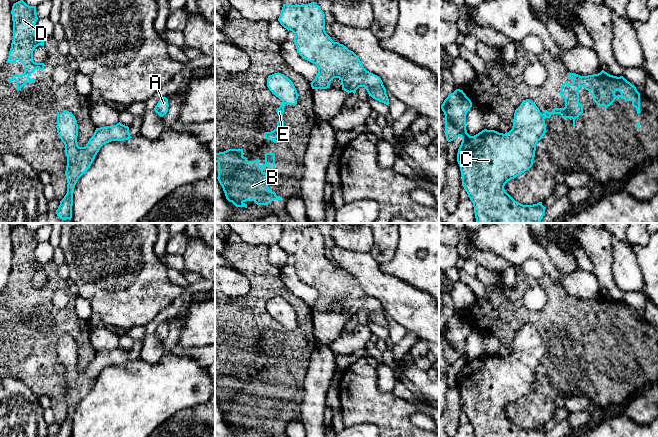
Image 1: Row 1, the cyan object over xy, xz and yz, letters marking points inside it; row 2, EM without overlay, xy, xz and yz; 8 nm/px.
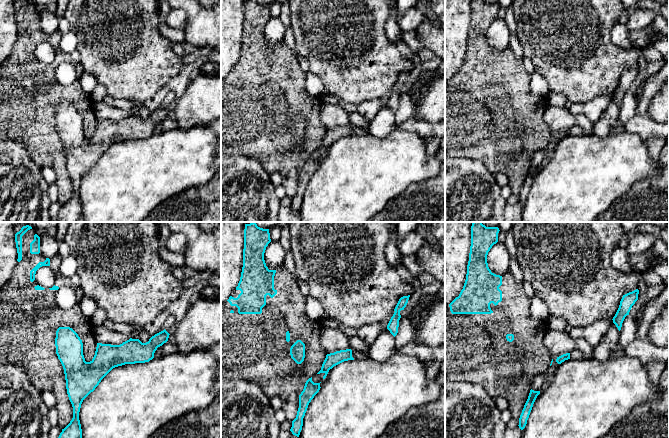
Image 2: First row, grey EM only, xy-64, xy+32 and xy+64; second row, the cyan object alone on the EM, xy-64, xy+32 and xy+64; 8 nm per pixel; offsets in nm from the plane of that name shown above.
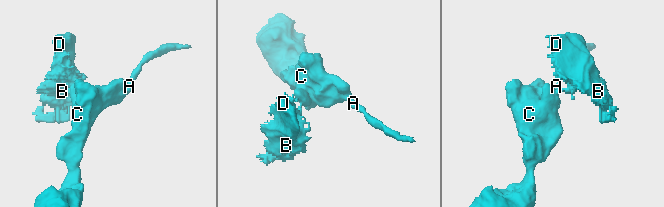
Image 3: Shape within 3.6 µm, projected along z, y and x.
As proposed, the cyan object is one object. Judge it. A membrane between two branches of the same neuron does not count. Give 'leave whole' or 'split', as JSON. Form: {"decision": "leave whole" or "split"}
{"decision": "split"}

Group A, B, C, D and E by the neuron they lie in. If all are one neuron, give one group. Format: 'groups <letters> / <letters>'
groups A C / B D E

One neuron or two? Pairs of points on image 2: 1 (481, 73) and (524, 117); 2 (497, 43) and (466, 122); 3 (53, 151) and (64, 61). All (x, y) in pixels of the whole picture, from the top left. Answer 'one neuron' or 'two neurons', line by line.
1: one neuron
2: two neurons
3: one neuron

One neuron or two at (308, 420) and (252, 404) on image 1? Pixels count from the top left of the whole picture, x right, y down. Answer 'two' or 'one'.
two

